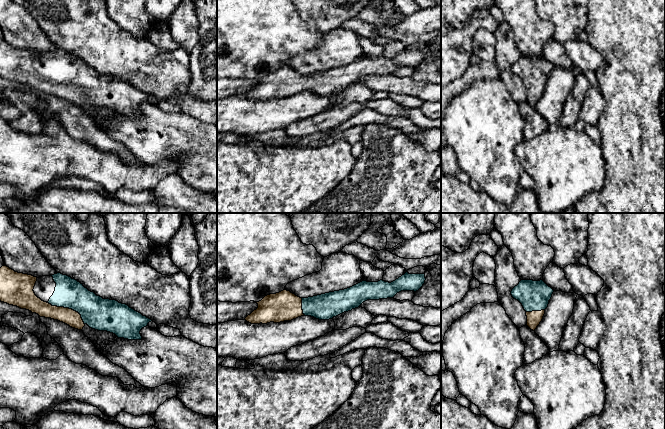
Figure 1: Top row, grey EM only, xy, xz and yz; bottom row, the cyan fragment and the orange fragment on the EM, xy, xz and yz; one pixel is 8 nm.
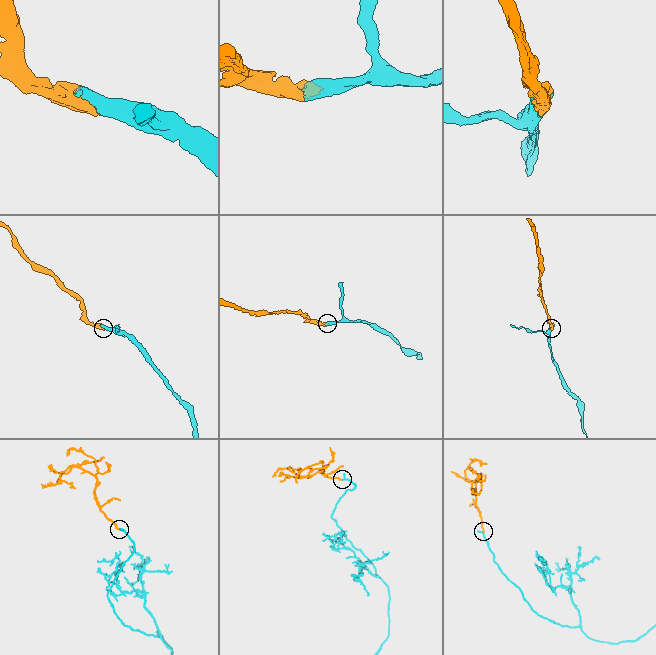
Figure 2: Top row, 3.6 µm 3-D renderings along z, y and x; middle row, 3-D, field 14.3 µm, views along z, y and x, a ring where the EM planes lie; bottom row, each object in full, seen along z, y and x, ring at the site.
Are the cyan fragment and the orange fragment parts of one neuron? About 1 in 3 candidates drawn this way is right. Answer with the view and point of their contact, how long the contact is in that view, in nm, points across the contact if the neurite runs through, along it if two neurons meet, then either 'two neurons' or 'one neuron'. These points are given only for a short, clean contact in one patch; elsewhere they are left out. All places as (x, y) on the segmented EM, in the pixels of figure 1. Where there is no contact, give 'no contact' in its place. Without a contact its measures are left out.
xy (68, 307) | 360 nm | one neuron

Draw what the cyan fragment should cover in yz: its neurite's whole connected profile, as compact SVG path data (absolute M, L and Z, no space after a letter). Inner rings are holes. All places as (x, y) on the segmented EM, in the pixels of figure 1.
M521 280L519 284L512 289L512 297L518 300L526 311L526 325L531 330L535 331L542 321L545 309L548 307L553 292L554 290L543 280Z

